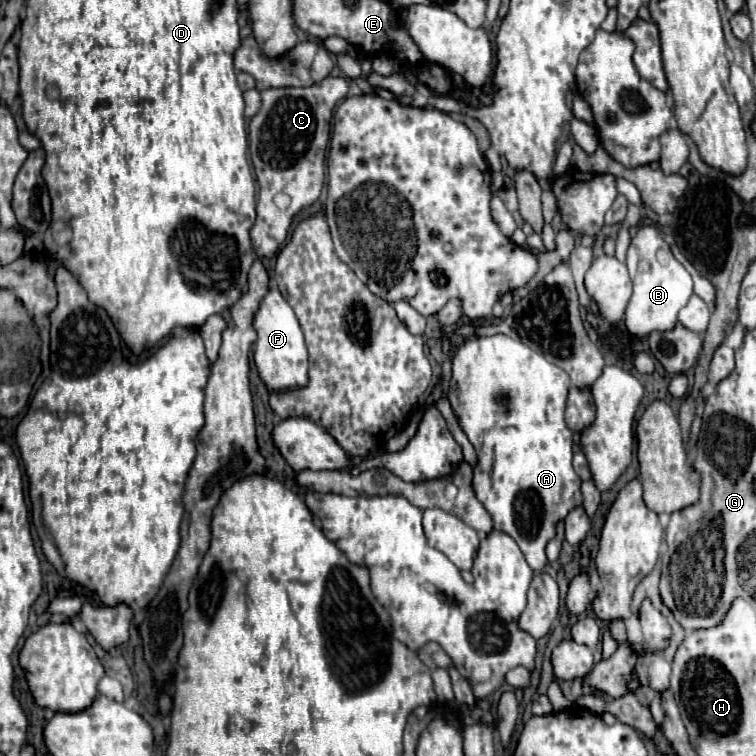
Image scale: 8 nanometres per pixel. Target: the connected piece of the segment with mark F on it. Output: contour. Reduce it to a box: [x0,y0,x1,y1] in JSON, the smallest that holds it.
[253,288,307,392]

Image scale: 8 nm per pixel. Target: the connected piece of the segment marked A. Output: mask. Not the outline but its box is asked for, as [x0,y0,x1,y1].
[447,334,581,570]

